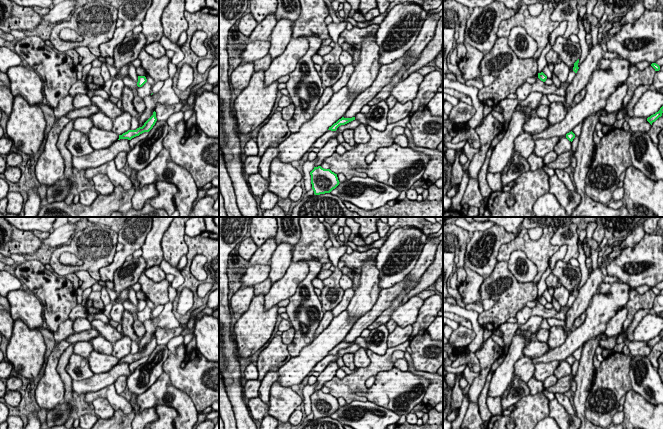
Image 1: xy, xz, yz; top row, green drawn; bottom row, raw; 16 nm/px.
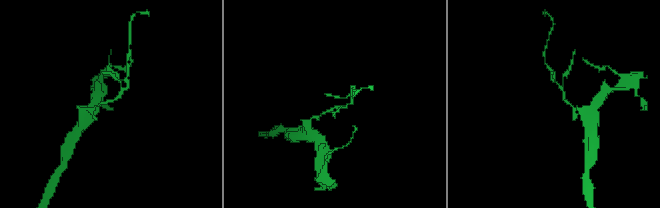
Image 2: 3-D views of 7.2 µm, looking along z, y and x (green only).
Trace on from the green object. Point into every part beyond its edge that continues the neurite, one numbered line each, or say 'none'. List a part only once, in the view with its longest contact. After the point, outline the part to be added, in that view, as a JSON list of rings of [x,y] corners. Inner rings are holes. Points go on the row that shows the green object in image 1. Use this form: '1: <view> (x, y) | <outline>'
none

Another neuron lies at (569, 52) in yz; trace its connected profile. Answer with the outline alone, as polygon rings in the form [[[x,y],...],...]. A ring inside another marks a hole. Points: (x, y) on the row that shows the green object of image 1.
[[[558,36],[552,49],[558,54],[561,62],[564,62],[568,68],[574,67],[574,63],[581,57],[581,47],[579,43]]]

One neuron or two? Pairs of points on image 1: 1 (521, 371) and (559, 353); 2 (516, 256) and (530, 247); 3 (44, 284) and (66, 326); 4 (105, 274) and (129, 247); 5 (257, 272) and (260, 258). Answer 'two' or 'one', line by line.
1: two
2: two
3: two
4: one
5: two

